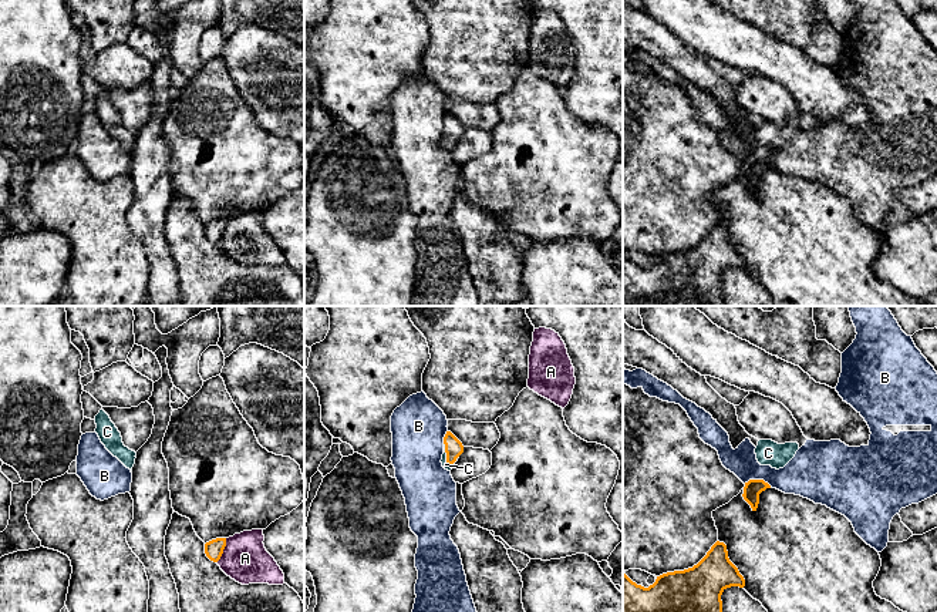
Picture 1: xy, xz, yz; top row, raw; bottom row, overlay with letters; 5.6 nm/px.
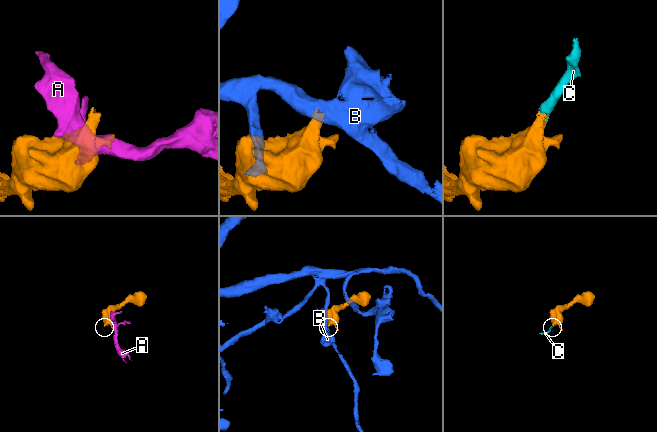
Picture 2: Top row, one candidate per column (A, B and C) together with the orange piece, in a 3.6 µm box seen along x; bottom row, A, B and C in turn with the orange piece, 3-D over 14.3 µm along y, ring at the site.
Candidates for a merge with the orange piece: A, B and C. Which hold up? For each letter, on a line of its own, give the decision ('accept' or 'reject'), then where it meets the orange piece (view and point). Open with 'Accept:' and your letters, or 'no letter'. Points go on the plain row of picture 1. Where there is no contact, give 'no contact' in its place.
Accept: C
A: reject; meets orange in xy at (222, 232)
B: reject; meets orange in yz at (758, 161)
C: accept; meets orange in xz at (447, 137)

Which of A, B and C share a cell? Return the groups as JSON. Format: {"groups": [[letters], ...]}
{"groups": [["A"], ["B"], ["C"]]}

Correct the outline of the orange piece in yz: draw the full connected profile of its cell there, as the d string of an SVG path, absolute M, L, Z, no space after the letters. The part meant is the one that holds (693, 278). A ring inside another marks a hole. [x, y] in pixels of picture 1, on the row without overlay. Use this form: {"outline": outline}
{"outline": "M719 222L692 249L663 255L648 269L623 255L623 306L725 306L721 276L731 268L744 269L745 260Z"}

